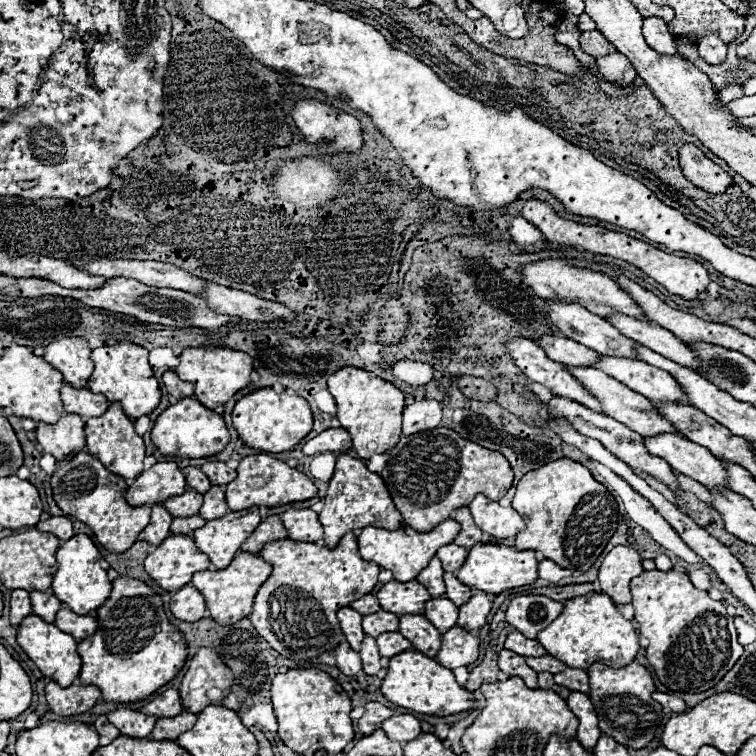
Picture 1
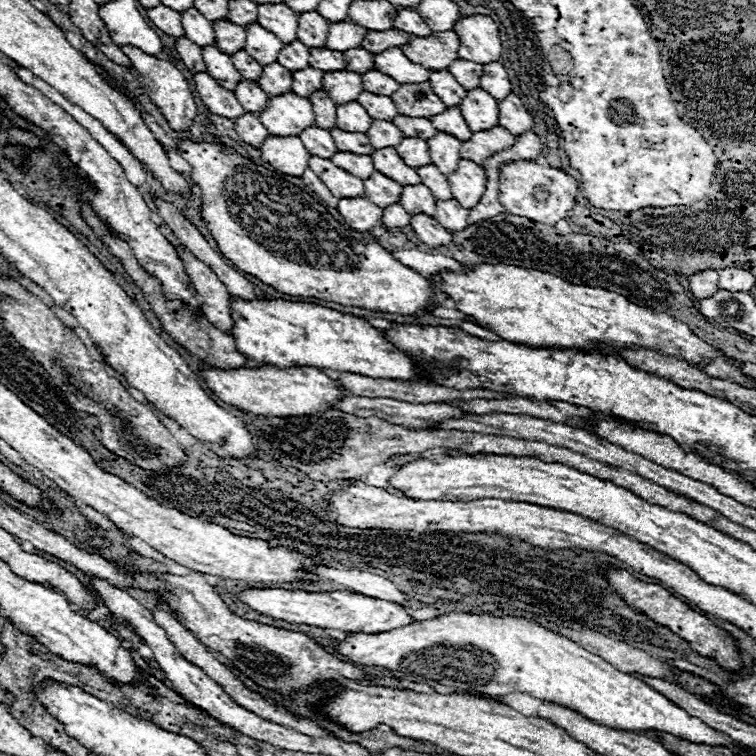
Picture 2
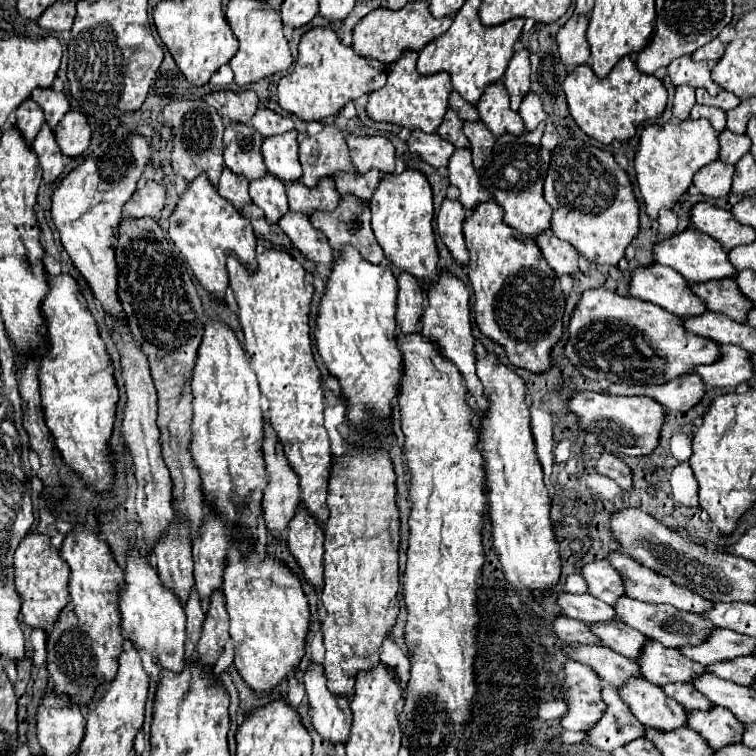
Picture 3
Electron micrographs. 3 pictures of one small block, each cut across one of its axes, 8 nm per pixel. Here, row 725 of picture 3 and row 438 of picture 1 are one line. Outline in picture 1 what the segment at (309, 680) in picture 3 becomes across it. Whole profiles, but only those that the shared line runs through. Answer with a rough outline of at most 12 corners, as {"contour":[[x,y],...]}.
{"contour":[[328,428],[308,440],[306,456],[352,448],[344,428]]}

